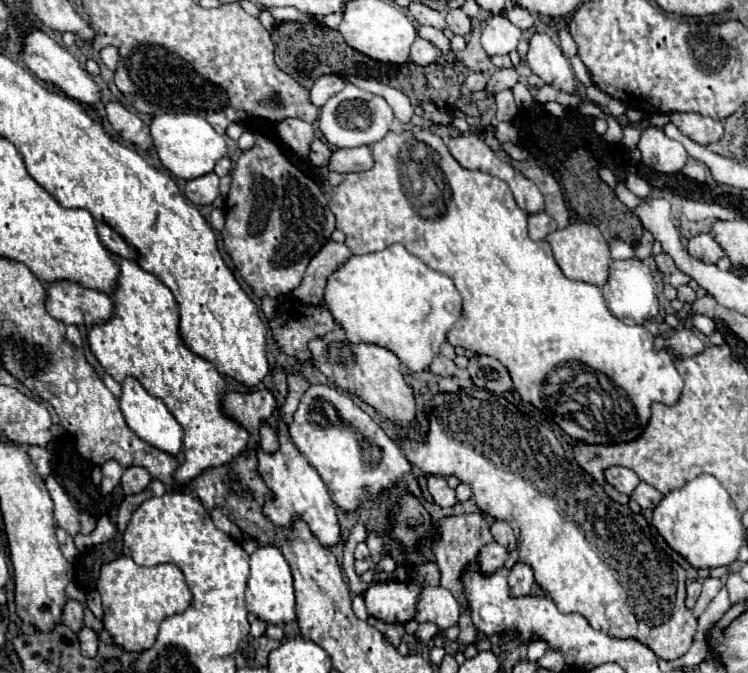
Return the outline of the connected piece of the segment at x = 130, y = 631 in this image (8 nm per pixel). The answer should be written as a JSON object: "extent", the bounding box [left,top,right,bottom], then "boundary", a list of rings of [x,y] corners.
{"extent":[97,557,191,653],"boundary":[[[119,557],[101,567],[97,591],[103,599],[103,625],[113,643],[129,653],[141,653],[149,649],[157,637],[159,623],[175,613],[187,609],[191,591],[185,585],[183,573],[173,563],[161,563],[155,567],[135,565],[131,557]]]}

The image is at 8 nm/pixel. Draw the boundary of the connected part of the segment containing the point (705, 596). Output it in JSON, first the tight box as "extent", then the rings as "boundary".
{"extent":[693,577,723,617],"boundary":[[[713,577],[705,579],[705,583],[703,583],[703,591],[701,591],[701,595],[699,595],[699,599],[697,599],[695,607],[693,607],[693,615],[695,615],[695,617],[699,617],[699,615],[707,609],[709,601],[719,593],[721,587],[723,587],[721,579],[713,579]]]}

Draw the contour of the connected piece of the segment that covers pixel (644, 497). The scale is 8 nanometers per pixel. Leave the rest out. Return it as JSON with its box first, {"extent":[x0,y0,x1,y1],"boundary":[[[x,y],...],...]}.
{"extent":[631,481,663,509],"boundary":[[[641,481],[637,485],[637,489],[631,493],[631,499],[637,501],[641,505],[641,509],[653,509],[663,499],[663,495],[655,487],[651,487],[651,485]]]}

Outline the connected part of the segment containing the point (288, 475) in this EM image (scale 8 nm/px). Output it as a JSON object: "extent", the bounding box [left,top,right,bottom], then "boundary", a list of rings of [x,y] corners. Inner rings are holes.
{"extent":[257,433,339,545],"boundary":[[[279,433],[279,449],[273,453],[257,451],[259,459],[259,475],[263,477],[265,485],[275,495],[273,501],[265,503],[263,513],[281,527],[287,527],[293,515],[299,515],[303,521],[309,523],[311,533],[321,541],[321,545],[335,545],[339,541],[339,523],[337,523],[337,509],[329,497],[329,491],[317,471],[309,465],[309,461],[299,453],[299,449],[291,443],[287,433]]]}

